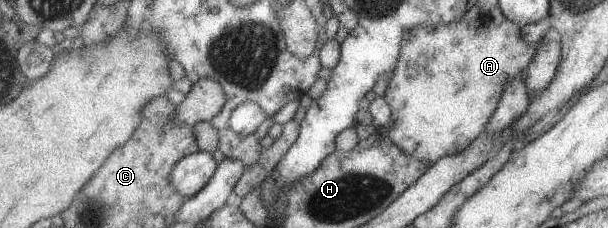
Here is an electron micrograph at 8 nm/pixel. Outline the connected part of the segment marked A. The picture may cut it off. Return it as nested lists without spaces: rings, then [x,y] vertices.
[[[485,16],[476,21],[459,20],[436,26],[415,25],[405,31],[399,45],[397,63],[387,78],[383,96],[390,109],[389,121],[384,129],[399,151],[428,165],[443,156],[463,151],[484,131],[497,107],[505,83],[529,65],[538,47],[538,44],[524,42],[520,26],[516,23],[504,18],[499,25],[495,25],[488,22]]]

